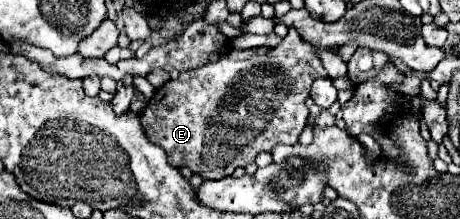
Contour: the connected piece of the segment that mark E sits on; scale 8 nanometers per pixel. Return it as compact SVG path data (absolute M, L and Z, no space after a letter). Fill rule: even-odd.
M289 28L283 42L279 46L275 46L275 48L265 46L265 48L251 48L251 50L229 50L217 62L209 62L209 64L205 64L201 68L191 68L191 70L181 72L177 80L169 80L161 88L157 88L155 96L147 102L147 106L145 106L145 110L141 112L139 118L141 118L141 126L143 126L149 142L161 146L167 152L167 158L169 158L171 166L175 166L175 168L187 166L193 174L199 174L203 180L225 178L225 176L231 176L237 166L247 166L247 164L255 162L255 158L257 158L257 154L261 150L271 152L271 148L277 146L277 144L295 144L297 142L297 138L301 136L303 128L307 126L307 118L309 118L309 108L305 106L305 102L309 98L309 88L311 88L313 80L325 78L325 76L327 76L327 70L321 66L321 60L315 56L313 46L305 44L305 40L301 40L301 36L299 36L299 32L295 28Z

